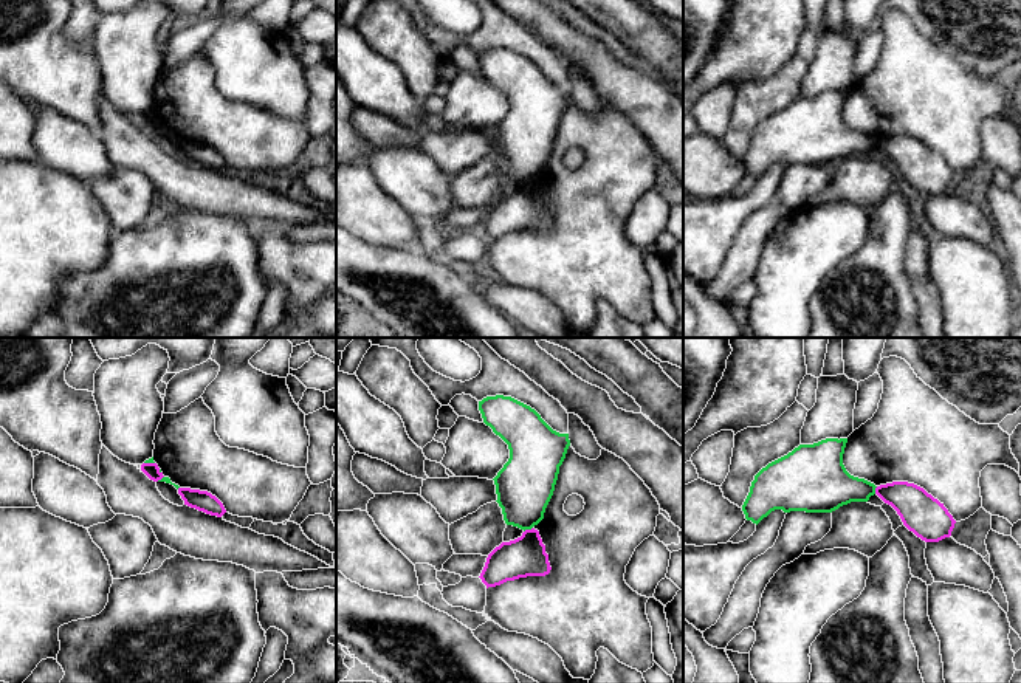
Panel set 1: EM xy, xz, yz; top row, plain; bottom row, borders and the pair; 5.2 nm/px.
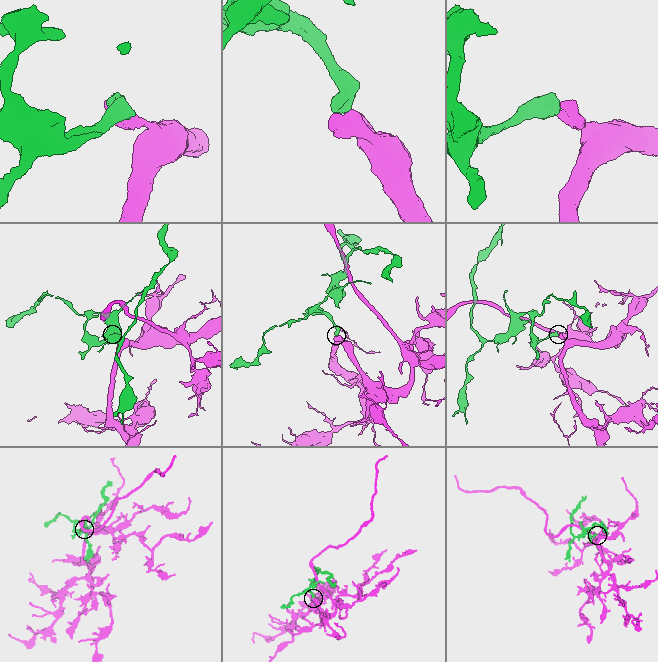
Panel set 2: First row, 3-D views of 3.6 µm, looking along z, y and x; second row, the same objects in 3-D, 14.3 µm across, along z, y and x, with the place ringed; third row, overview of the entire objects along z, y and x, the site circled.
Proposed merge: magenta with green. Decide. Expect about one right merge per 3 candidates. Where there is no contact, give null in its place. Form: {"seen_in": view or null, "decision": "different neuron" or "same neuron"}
{"seen_in": "xz", "decision": "different neuron"}

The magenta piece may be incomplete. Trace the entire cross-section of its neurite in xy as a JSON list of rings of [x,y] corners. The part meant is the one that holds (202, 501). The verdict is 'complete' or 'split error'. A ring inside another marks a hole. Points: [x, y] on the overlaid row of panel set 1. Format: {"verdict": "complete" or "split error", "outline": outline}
{"verdict": "complete", "outline": [[[178,488],[178,494],[184,500],[184,505],[206,514],[222,517],[226,513],[223,503],[208,491]]]}

